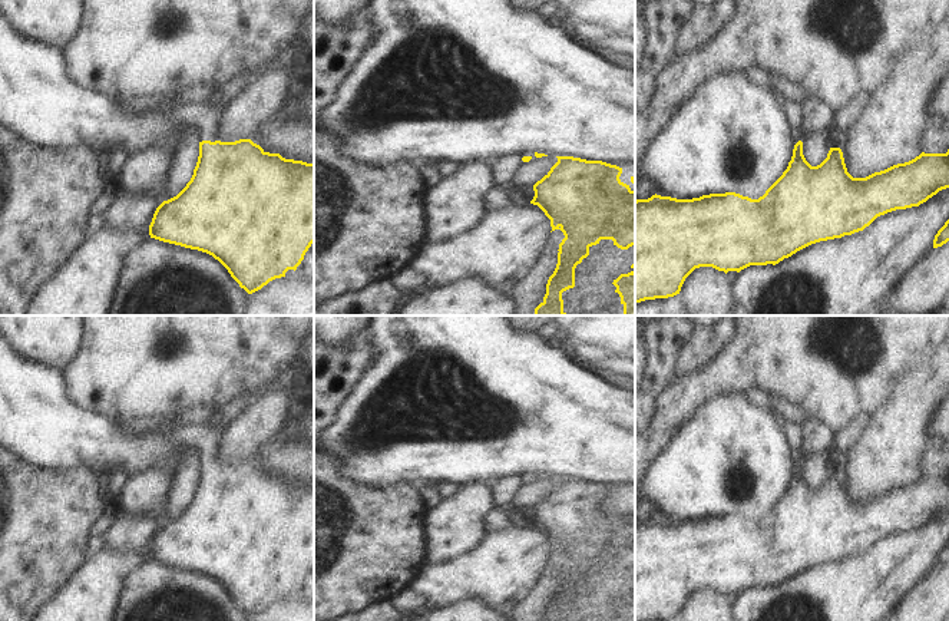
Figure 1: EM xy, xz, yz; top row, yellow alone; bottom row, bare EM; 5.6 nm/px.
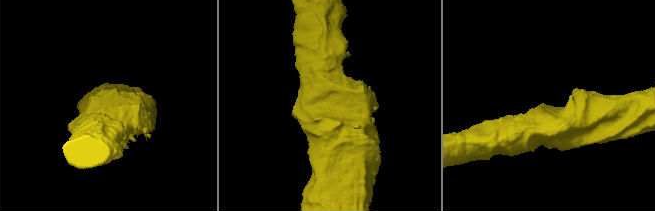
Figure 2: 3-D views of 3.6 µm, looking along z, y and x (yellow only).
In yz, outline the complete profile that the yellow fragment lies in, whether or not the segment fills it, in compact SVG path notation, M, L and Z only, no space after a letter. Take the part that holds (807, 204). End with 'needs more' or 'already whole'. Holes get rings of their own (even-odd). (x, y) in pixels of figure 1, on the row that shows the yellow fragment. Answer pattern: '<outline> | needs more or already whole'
M793 99L783 102L791 128L793 156L787 169L763 196L751 199L725 192L677 199L655 194L648 199L635 201L635 304L679 294L685 278L695 268L712 267L727 274L740 272L750 265L776 265L811 244L863 231L877 217L919 207L939 191L949 188L949 149L946 153L922 152L909 162L893 165L866 178L853 178L847 172L840 148L830 148L827 158L820 165L811 166L803 155L803 105Z | needs more

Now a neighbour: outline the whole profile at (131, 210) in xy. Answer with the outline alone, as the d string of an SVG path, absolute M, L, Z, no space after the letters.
M119 191L116 201L103 211L103 225L112 228L149 228L161 204L158 192L133 194Z

